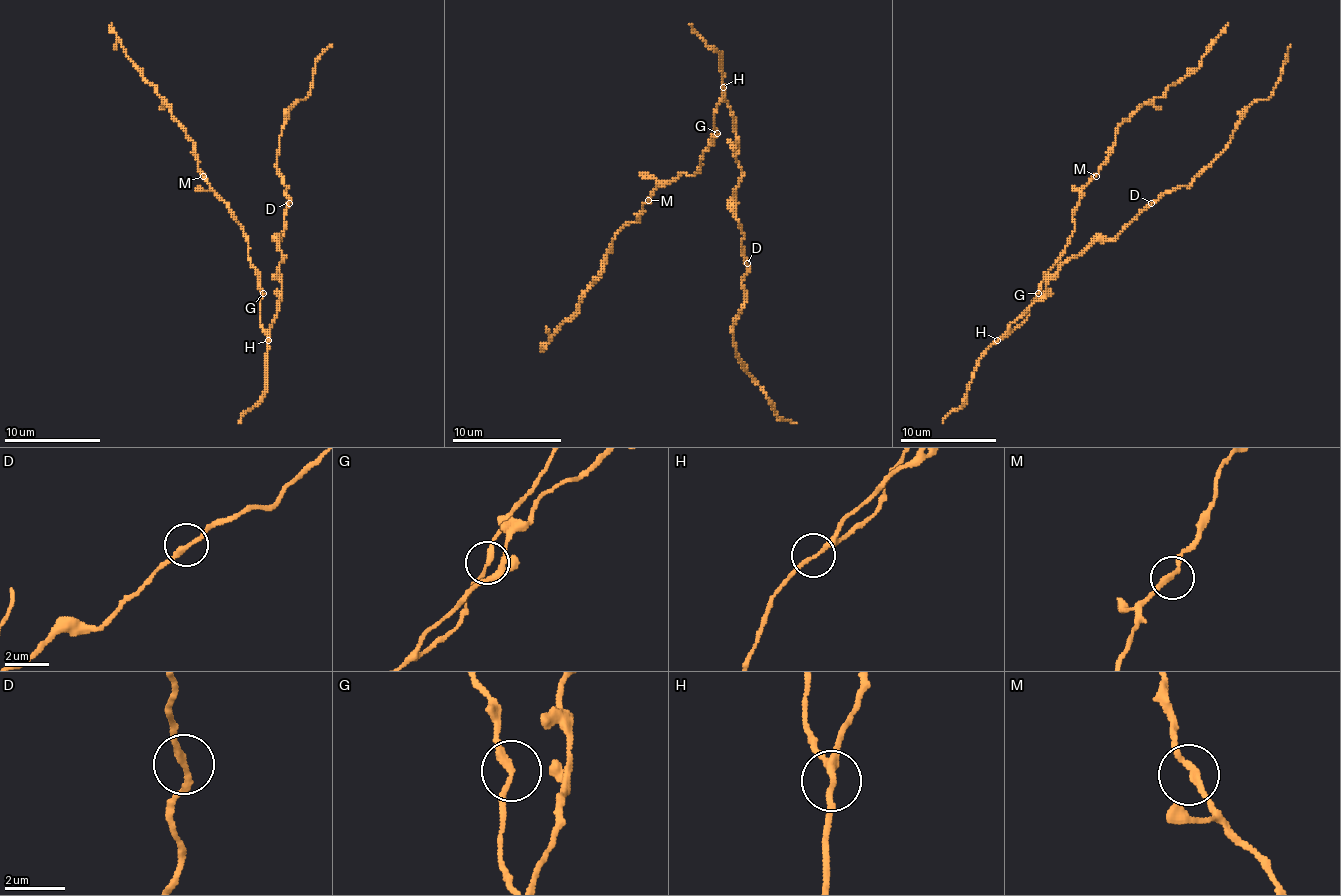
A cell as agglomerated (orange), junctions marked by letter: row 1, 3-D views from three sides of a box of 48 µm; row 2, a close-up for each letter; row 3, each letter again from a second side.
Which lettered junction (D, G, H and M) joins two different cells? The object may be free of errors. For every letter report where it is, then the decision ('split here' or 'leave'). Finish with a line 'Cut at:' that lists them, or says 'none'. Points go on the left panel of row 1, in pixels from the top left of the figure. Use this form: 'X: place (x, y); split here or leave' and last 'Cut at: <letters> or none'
D: place (289, 203); leave
G: place (263, 293); leave
H: place (268, 340); leave
M: place (203, 176); leave
Cut at: none

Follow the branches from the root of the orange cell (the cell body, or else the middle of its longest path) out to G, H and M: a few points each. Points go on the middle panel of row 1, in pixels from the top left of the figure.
G: (725, 101), (717, 107), (714, 115), (717, 134)
H: (725, 101), (722, 87)
M: (725, 101), (717, 107), (714, 142), (703, 153), (700, 167), (692, 175), (684, 173), (662, 184), (648, 200)

